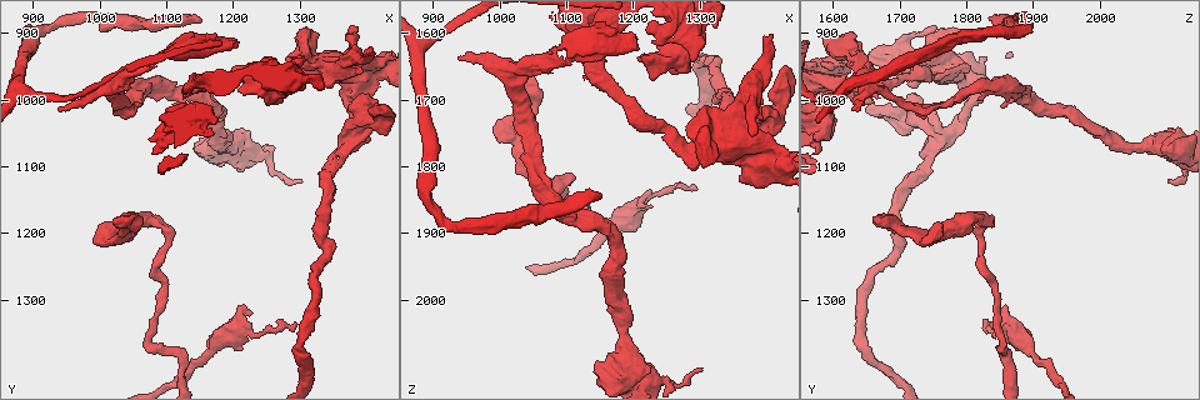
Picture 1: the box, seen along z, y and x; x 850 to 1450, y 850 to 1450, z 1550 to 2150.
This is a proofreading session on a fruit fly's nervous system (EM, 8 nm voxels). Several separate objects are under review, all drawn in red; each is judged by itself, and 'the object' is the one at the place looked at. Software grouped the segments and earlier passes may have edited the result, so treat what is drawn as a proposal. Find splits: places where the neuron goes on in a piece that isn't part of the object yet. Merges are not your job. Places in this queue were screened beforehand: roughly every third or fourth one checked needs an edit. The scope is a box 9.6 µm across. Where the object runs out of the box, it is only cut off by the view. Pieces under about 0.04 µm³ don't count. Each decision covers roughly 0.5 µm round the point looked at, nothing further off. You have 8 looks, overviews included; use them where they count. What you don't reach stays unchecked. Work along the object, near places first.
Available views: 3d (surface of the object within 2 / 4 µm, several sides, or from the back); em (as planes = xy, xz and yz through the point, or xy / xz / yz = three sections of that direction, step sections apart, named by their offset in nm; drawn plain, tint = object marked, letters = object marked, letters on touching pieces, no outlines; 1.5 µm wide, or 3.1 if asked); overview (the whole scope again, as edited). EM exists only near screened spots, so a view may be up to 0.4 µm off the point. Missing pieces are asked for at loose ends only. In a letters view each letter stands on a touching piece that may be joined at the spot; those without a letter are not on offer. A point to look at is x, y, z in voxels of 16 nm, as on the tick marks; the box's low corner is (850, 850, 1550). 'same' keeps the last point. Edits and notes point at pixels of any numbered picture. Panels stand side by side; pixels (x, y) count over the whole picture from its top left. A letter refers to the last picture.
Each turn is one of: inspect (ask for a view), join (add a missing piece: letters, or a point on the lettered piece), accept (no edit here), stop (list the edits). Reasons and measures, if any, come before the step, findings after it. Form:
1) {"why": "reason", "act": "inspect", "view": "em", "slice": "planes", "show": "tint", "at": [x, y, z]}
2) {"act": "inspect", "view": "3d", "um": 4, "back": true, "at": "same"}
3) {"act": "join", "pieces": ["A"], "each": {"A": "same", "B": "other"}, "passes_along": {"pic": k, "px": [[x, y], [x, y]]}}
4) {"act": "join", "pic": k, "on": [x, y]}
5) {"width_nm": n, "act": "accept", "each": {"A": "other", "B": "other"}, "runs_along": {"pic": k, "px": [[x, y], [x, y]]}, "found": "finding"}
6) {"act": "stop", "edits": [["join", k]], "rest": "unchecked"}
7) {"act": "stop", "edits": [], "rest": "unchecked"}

{"why": "thick end", "act": "inspect", "view": "em", "slice": "planes", "show": "letters", "at": [1140, 1075, 2090]}

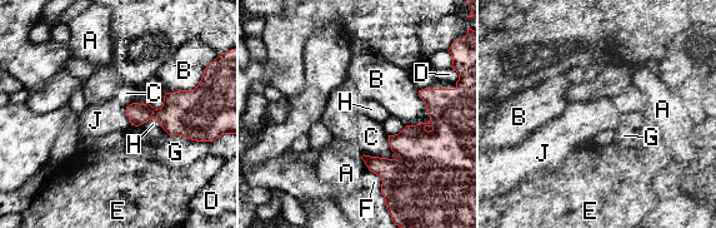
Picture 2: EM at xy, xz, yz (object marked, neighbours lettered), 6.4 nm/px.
{"act": "accept", "each": {"A": "other", "B": "other", "C": "other", "D": "other", "E": "other", "F": "other", "G": "other", "H": "other", "J": "other"}, "found": "no lettered piece goes on from it"}

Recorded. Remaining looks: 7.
{"why": "stops while still wide", "act": "inspect", "view": "em", "slice": "planes", "show": "letters", "at": [1280, 955, 1795]}

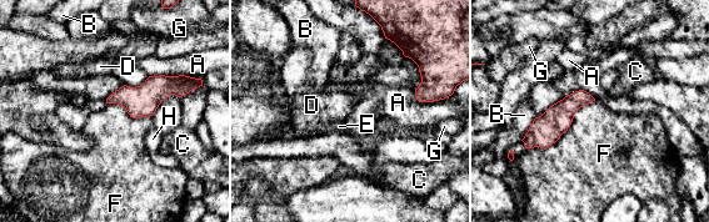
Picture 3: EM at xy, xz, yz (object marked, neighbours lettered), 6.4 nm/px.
{"act": "accept", "each": {"A": "other", "B": "other", "C": "other", "D": "other", "E": "other", "F": "other", "G": "other", "H": "other"}, "border": {"pic": 3, "px": [[594, 100], [554, 142], [525, 149]]}, "found": "no lettered piece goes on from it"}

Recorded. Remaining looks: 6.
{"why": "thick end", "act": "inspect", "view": "em", "slice": "yz", "step": 4, "show": "tint", "at": [1290, 940, 1640]}

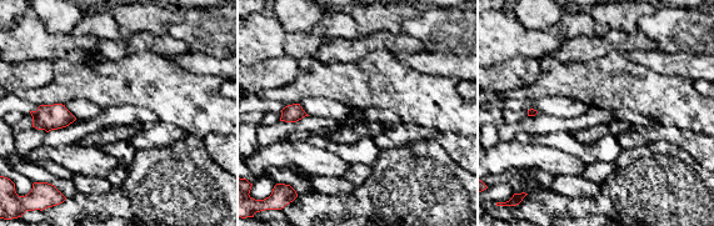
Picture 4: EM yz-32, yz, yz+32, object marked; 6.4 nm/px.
{"why": "another direction", "act": "inspect", "view": "em", "slice": "planes", "show": "letters", "at": "same"}

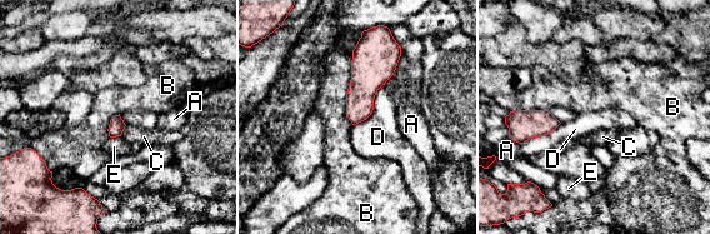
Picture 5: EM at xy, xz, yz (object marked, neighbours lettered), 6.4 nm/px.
{"act": "accept", "each": {"A": "other", "B": "other", "C": "other", "D": "other", "E": "other"}, "border": {"pic": 5, "px": [[384, 84], [373, 111], [353, 125]]}, "found": "none of them fits"}

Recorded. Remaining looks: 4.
{"why": "free end", "act": "inspect", "view": "3d", "um": 4, "at": [1405, 920, 1600]}

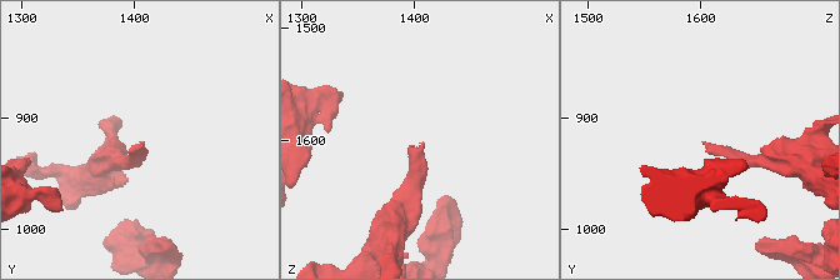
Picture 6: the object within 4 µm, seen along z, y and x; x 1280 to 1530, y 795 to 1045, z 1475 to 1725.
{"act": "inspect", "view": "em", "slice": "planes", "show": "letters", "at": [1406, 920, 1604]}

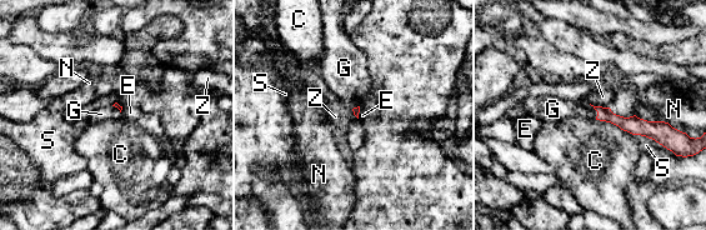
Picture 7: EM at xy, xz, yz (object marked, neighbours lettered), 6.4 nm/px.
{"act": "join", "pieces": ["G"], "each": {"C": "other", "E": "other", "G": "same", "N": "other", "S": "other", "Z": "other"}, "found": "it goes on there"}

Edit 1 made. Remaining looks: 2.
{"act": "stop", "edits": [["join", 7]], "rest": "unchecked"}

